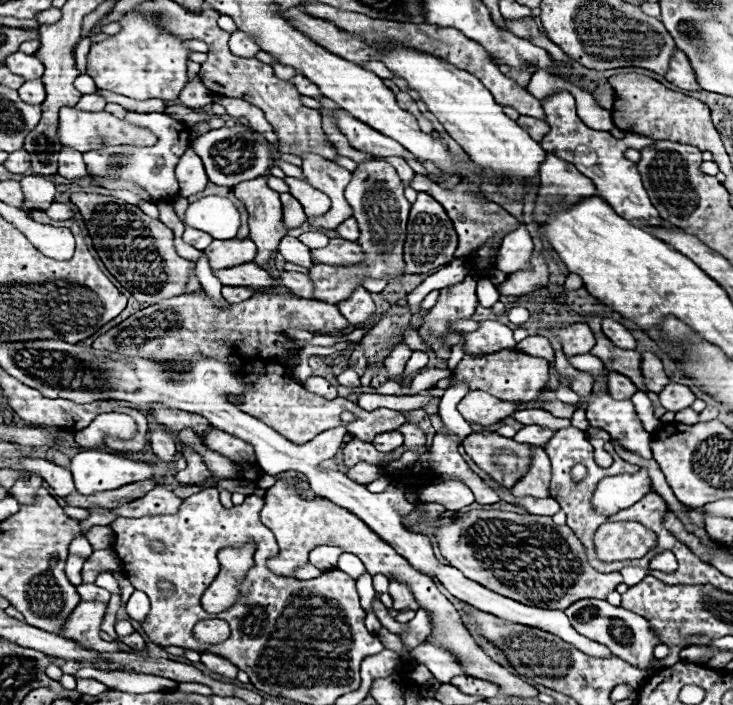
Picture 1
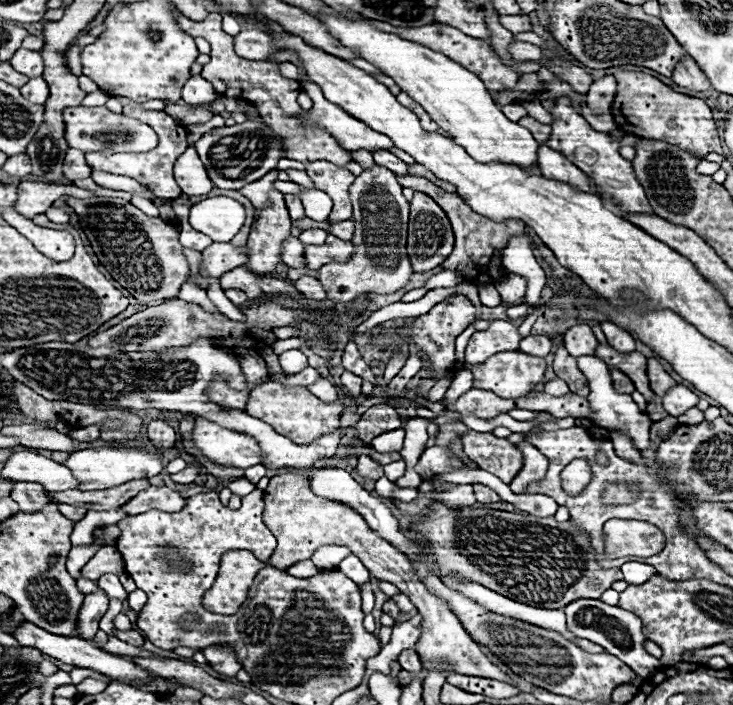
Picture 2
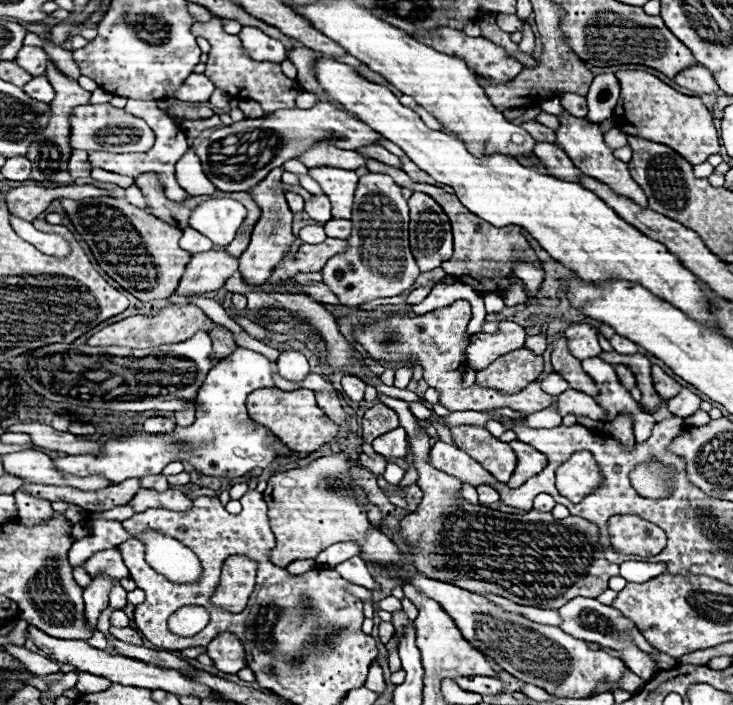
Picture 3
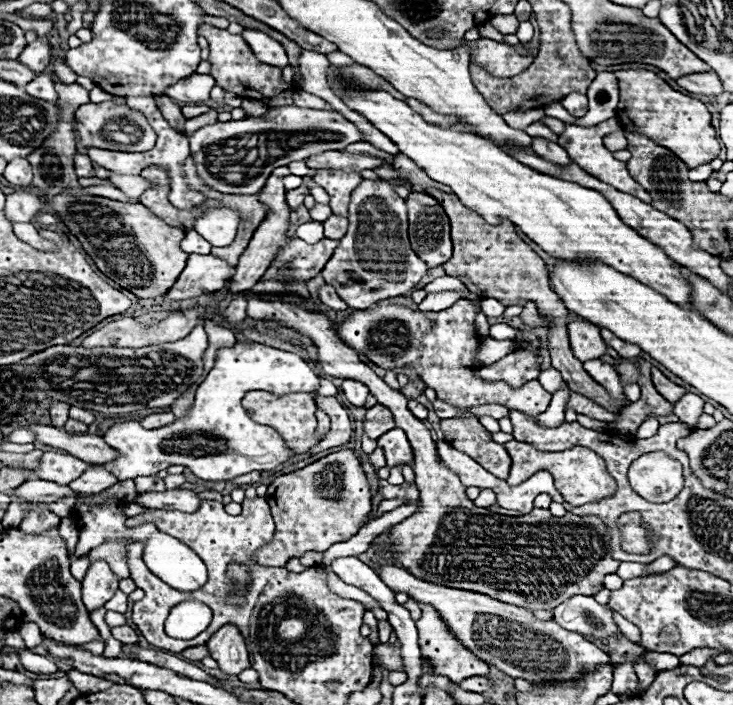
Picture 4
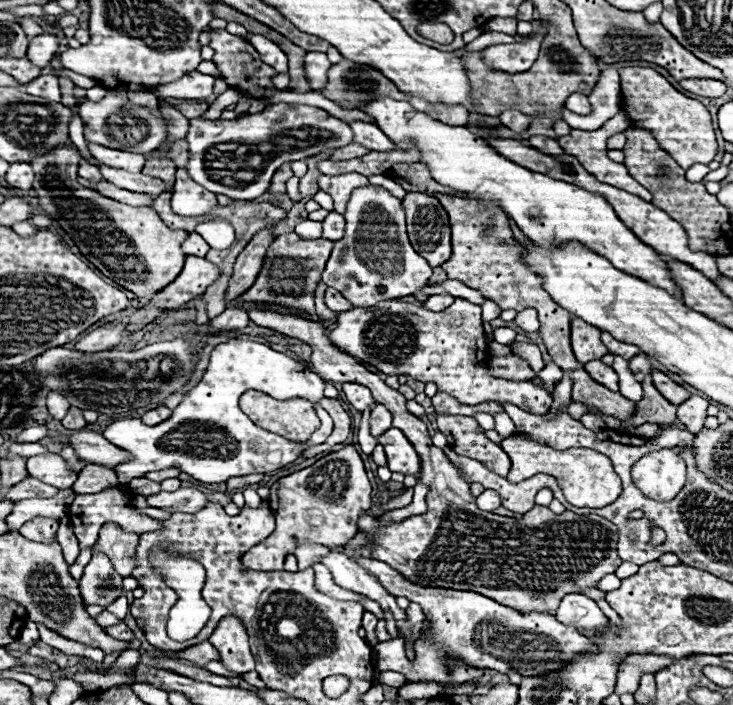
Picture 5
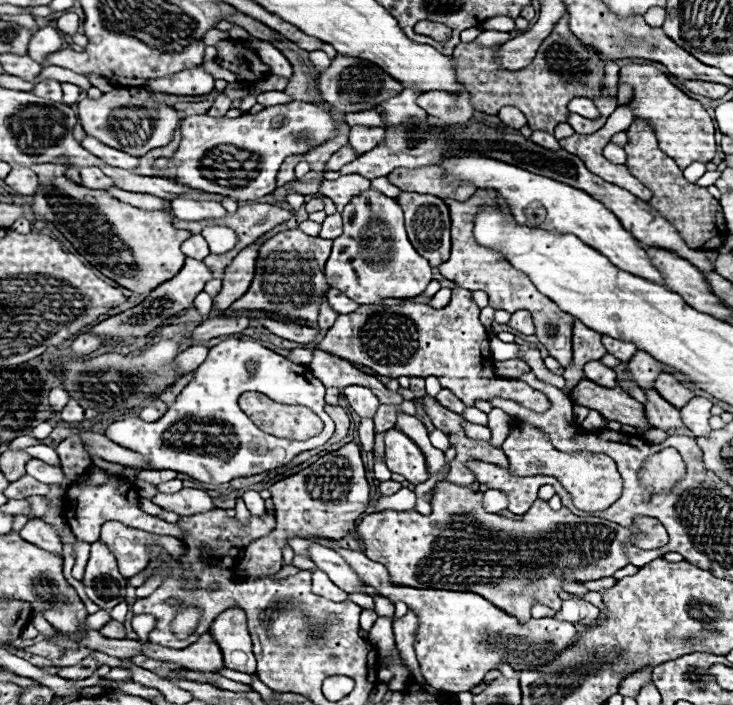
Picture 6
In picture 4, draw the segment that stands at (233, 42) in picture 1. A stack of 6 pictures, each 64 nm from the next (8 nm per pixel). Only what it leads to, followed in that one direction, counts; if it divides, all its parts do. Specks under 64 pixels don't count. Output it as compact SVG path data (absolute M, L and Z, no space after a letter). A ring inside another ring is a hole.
M246 28L242 32L242 38L246 40L246 44L250 44L250 50L254 52L254 56L258 56L258 60L262 60L266 64L274 64L278 68L284 68L288 64L288 56L286 56L282 44L278 44L268 34Z

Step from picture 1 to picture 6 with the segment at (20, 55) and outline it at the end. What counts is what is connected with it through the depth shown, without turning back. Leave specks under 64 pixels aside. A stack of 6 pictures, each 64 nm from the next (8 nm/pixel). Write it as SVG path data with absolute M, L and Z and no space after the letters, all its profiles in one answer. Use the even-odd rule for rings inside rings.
M42 28L38 30L28 46L28 56L36 62L42 62L46 56L58 52L62 48L62 36L58 34L56 28Z

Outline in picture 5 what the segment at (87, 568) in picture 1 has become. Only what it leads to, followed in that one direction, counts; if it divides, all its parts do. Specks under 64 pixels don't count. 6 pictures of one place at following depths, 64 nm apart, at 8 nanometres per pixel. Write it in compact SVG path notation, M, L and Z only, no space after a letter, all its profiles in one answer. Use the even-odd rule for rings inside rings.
M106 524L100 532L100 538L94 544L94 548L98 548L98 552L106 552L106 556L110 556L110 562L114 564L116 572L122 578L126 578L134 570L134 554L136 554L138 542L140 542L138 534L124 532L116 524Z

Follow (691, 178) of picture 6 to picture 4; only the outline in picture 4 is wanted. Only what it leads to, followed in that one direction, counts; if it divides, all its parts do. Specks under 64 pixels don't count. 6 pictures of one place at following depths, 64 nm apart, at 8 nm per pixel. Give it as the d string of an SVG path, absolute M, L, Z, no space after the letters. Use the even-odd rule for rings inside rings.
M700 164L700 166L696 166L696 168L690 170L690 178L696 180L696 182L704 182L704 180L710 178L712 172L714 172L714 170L710 168L710 164Z

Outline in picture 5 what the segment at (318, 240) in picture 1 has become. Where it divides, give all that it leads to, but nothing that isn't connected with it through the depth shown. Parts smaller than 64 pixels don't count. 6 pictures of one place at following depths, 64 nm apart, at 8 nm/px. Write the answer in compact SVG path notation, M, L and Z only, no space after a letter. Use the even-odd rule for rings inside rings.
M304 220L296 226L298 236L306 238L306 240L316 240L322 236L322 222L312 222L312 220Z

